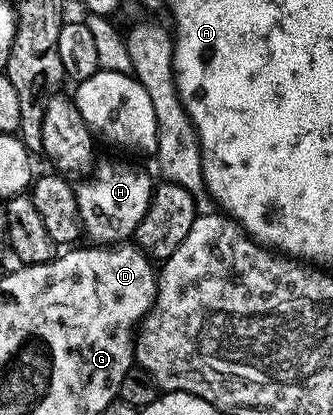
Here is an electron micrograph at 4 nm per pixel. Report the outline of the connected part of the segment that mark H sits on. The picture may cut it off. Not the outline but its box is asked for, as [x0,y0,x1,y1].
[75,158,155,244]

